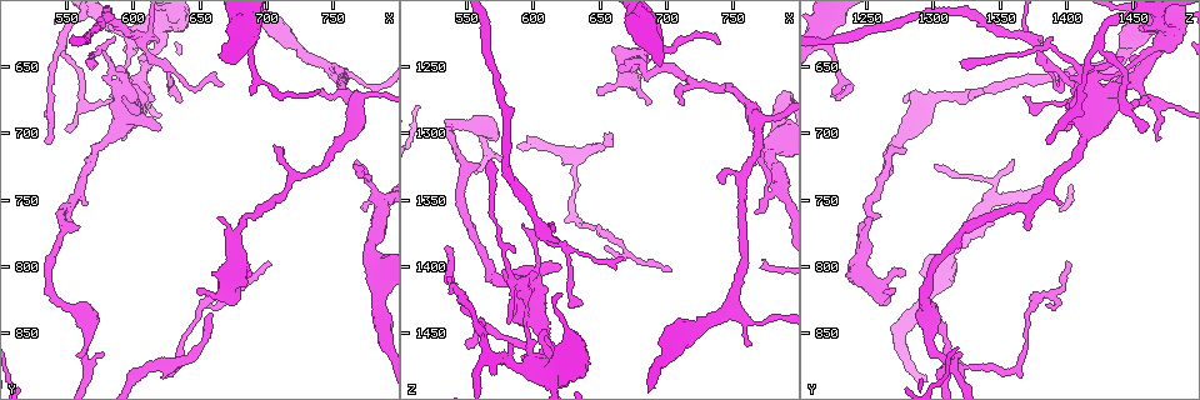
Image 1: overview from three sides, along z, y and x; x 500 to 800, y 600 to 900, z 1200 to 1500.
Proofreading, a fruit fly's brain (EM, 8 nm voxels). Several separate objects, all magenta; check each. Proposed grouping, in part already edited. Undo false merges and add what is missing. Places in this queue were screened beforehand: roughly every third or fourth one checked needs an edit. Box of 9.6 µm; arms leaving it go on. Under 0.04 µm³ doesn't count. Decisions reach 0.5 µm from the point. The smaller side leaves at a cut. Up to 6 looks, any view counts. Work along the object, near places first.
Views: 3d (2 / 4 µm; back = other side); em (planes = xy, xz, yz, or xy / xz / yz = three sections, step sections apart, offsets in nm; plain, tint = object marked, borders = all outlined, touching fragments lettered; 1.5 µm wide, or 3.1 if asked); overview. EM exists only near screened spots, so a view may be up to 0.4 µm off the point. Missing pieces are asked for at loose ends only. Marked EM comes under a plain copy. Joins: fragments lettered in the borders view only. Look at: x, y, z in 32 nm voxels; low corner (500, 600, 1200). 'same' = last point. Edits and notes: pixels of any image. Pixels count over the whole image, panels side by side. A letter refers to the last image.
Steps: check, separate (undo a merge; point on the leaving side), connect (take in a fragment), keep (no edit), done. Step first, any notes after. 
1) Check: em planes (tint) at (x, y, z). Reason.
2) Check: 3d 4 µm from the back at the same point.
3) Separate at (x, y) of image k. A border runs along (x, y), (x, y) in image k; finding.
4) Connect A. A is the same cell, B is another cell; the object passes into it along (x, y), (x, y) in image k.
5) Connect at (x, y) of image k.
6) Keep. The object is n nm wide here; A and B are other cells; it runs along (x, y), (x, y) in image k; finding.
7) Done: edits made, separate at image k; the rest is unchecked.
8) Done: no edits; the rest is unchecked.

Check: 3d 2 µm at (594, 708, 1468). Free end.

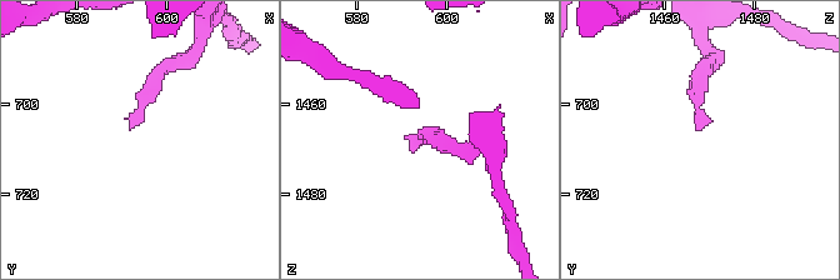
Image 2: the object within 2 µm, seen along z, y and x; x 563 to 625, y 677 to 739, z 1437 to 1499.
Check: em yz step 4 (tint) at (592, 705, 1468). Need the tissue.

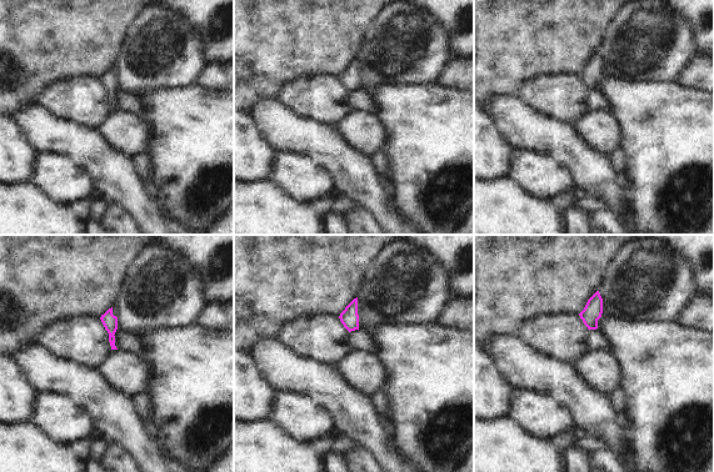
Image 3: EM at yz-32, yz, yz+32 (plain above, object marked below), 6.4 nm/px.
Check: em planes (borders) at the same point.

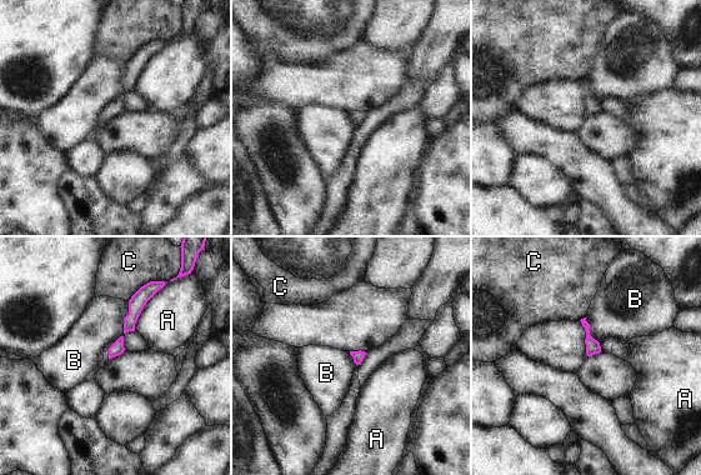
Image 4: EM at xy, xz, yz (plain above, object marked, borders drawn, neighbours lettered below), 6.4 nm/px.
Keep. A, B and C are other cells; it runs along (150, 293), (135, 306), (111, 354) in image 4; no lettered fragment goes on from it.

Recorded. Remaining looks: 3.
Check: em planes (tint) at (606, 626, 1370). Calibre changes.

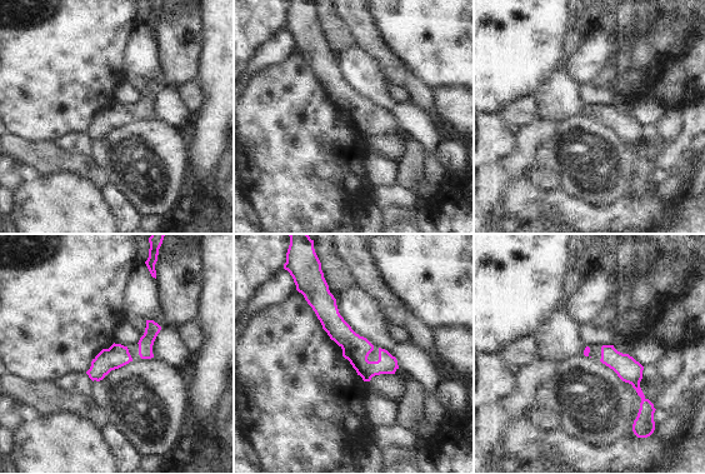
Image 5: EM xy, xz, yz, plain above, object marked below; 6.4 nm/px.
Check: em planes (borders) at the same point. See the neighbours.

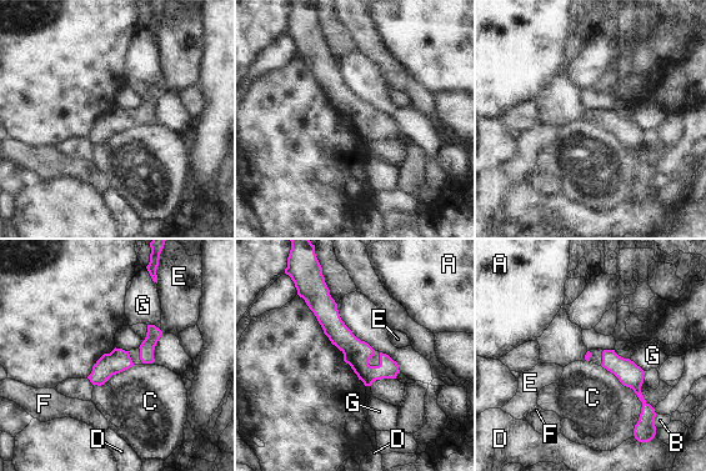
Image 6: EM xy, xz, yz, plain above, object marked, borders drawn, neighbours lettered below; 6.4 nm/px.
Keep. A, B, C, D, E, F and G are other cells; it runs along (319, 294), (357, 357), (392, 375) in image 6; one cell here.

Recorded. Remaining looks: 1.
Done: no edits; the rest is unchecked.

